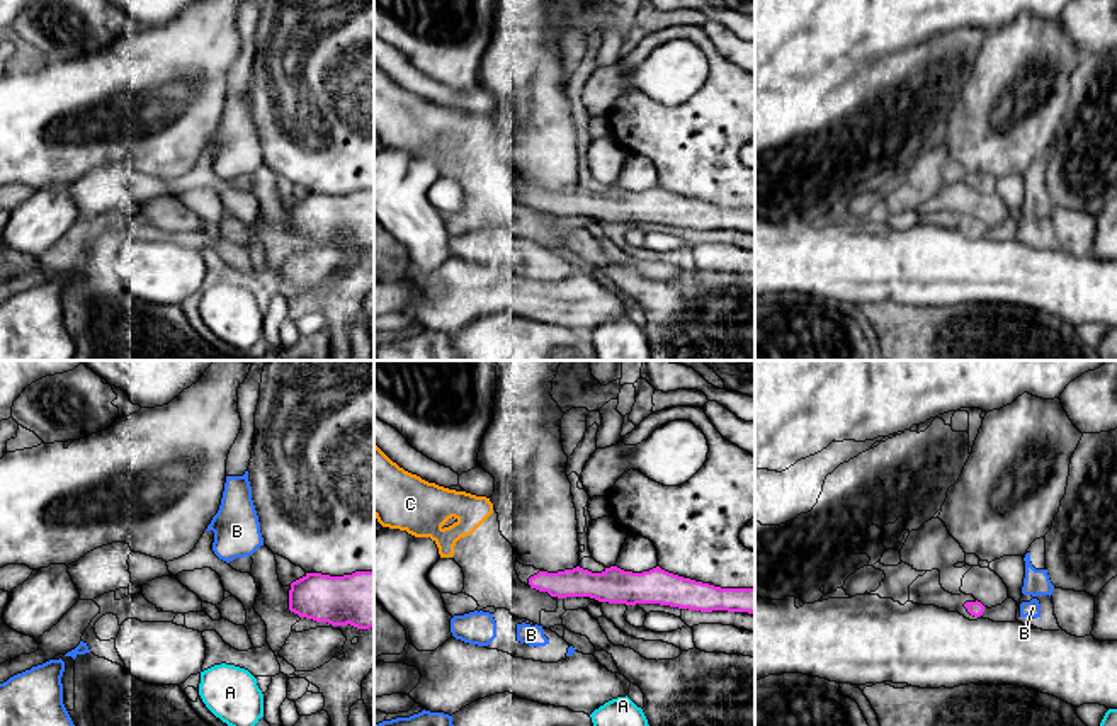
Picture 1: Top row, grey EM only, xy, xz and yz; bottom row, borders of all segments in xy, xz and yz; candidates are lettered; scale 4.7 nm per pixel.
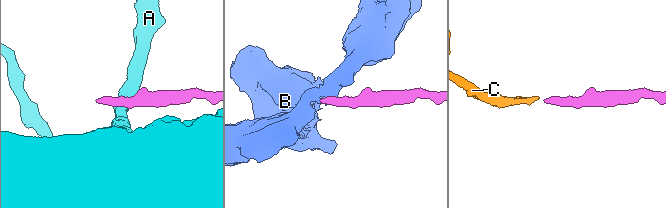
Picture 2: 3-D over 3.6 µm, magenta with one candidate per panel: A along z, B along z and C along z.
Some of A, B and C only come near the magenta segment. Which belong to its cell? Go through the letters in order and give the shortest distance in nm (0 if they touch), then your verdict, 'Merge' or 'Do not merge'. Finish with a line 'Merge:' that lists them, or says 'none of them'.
A: Distance 340 nm. Do not merge
B: Distance 150 nm. Do not merge
C: Distance 340 nm. Merge
Merge: C

